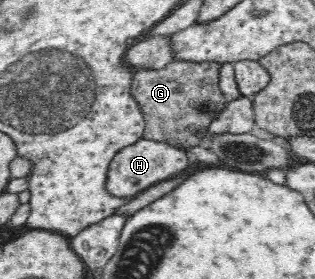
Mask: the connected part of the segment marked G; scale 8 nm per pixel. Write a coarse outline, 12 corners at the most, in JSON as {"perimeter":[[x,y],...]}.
{"perimeter":[[220,64],[134,72],[143,137],[179,149],[227,105]]}

